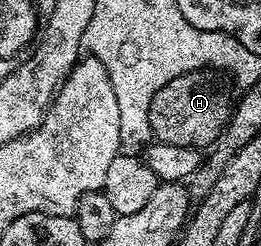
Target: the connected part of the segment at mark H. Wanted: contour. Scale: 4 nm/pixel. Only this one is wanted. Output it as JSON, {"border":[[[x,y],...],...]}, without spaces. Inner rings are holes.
{"border":[[[206,69],[189,71],[168,81],[168,85],[152,97],[148,121],[150,134],[157,142],[199,149],[217,144],[219,135],[226,130],[226,122],[230,120],[232,98],[213,77]]]}

